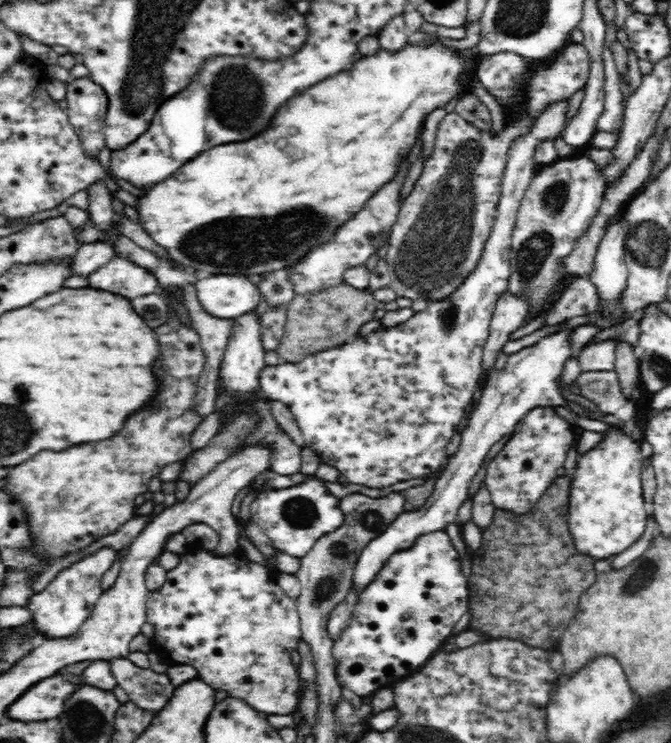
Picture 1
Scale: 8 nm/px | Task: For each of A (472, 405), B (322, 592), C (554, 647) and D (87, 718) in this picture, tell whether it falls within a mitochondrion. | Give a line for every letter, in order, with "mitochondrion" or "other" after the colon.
A: other
B: mitochondrion
C: other
D: mitochondrion

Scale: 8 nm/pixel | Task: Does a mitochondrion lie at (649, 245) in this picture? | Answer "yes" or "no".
yes

